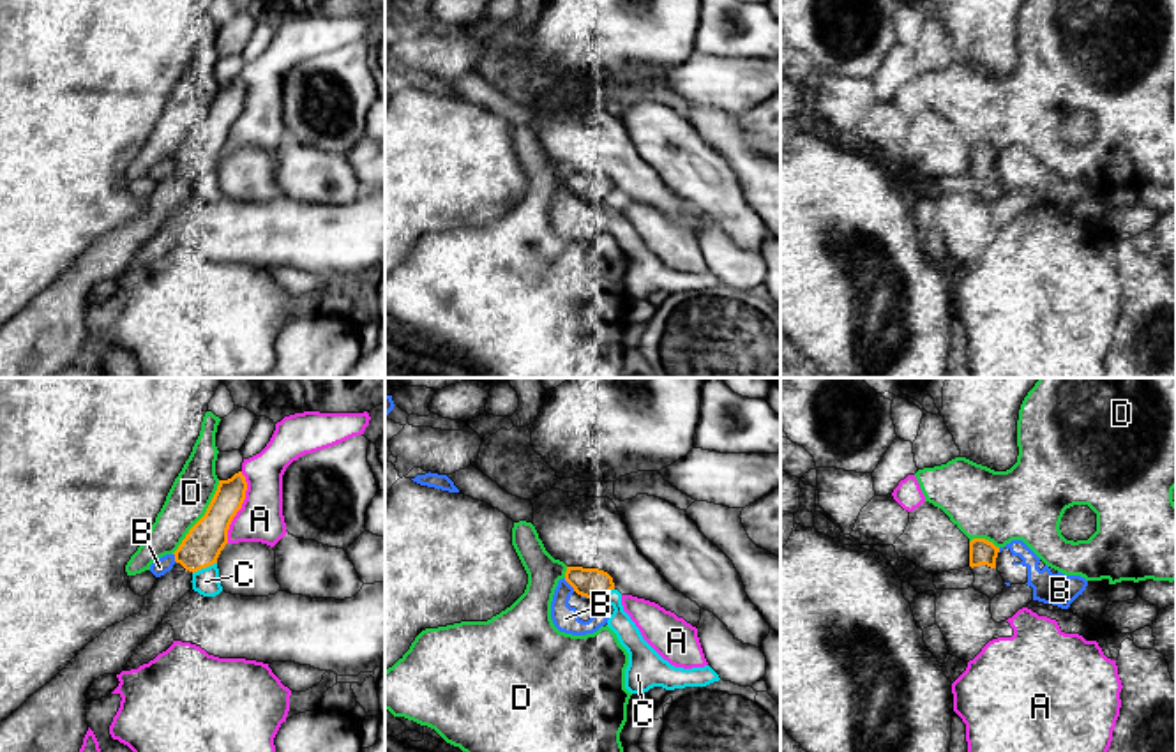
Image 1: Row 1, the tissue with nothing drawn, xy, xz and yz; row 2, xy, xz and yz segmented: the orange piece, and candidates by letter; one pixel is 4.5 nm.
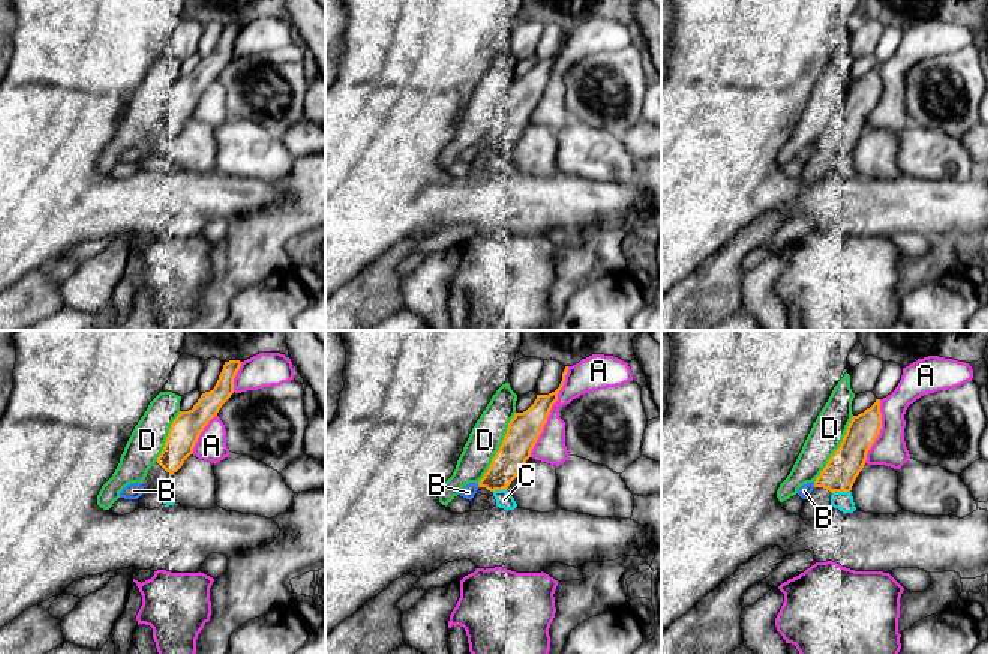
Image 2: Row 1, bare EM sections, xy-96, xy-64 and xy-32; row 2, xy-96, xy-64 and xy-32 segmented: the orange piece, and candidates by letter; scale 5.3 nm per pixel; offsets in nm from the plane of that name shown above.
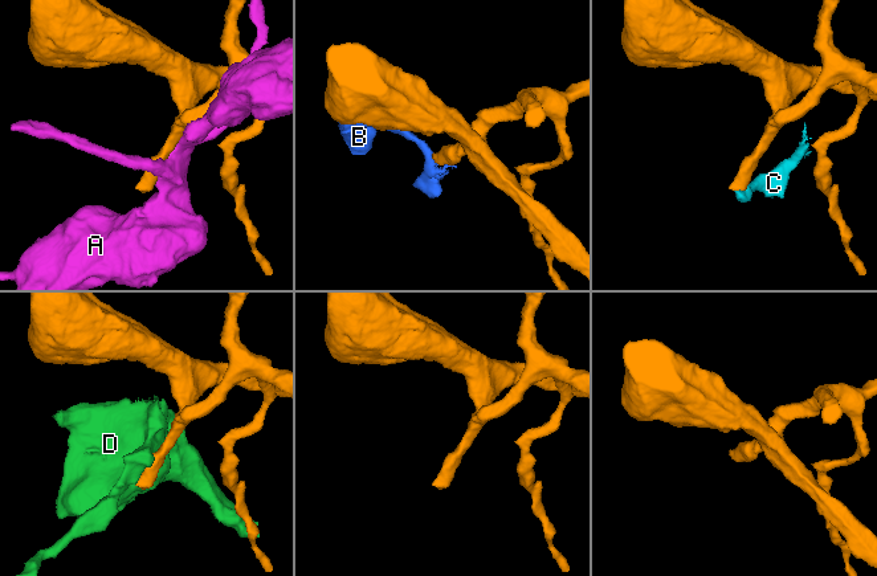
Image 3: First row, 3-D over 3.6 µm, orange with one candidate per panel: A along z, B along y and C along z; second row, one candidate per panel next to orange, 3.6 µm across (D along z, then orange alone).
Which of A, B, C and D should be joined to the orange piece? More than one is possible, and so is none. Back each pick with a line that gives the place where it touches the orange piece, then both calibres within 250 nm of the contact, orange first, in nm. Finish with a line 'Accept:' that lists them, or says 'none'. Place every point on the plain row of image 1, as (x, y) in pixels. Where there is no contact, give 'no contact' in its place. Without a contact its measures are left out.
Accept: none

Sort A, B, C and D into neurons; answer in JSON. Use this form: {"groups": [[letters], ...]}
{"groups": [["A"], ["B"], ["C"], ["D"]]}

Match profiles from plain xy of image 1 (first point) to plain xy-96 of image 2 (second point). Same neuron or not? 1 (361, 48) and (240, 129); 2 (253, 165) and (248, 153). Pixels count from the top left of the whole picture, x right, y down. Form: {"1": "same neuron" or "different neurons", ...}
{"1": "different neurons", "2": "different neurons"}

